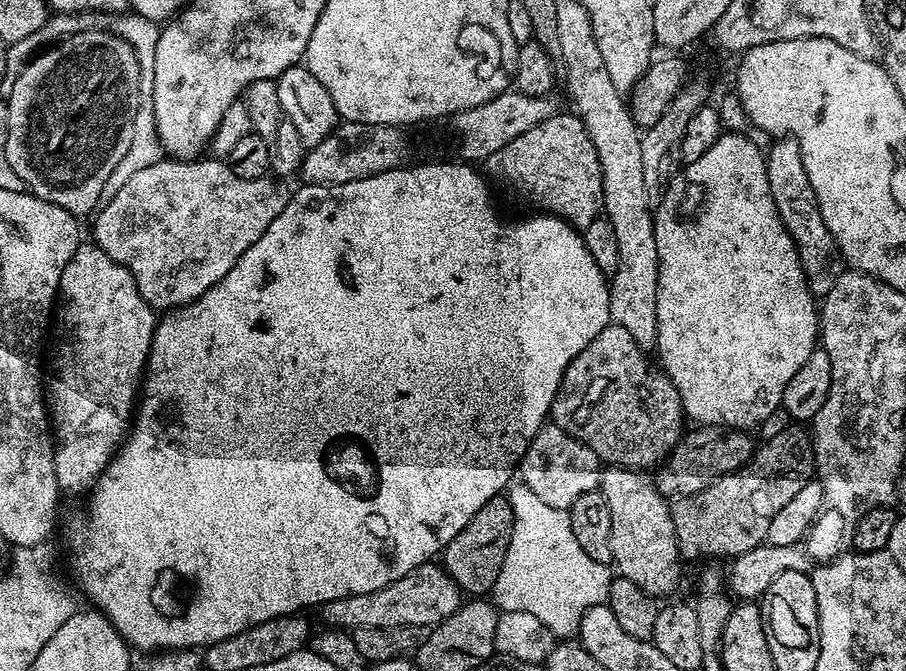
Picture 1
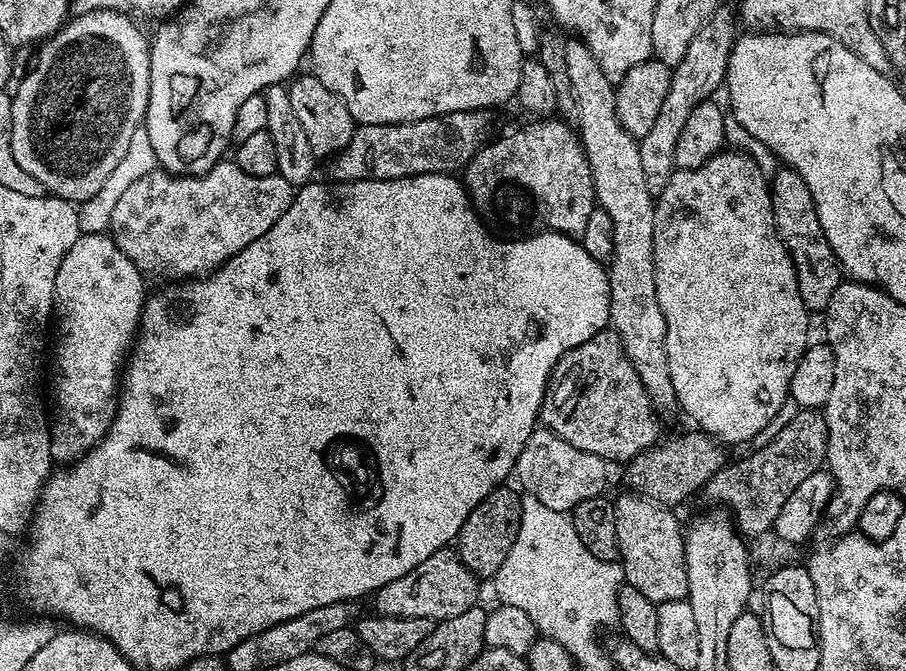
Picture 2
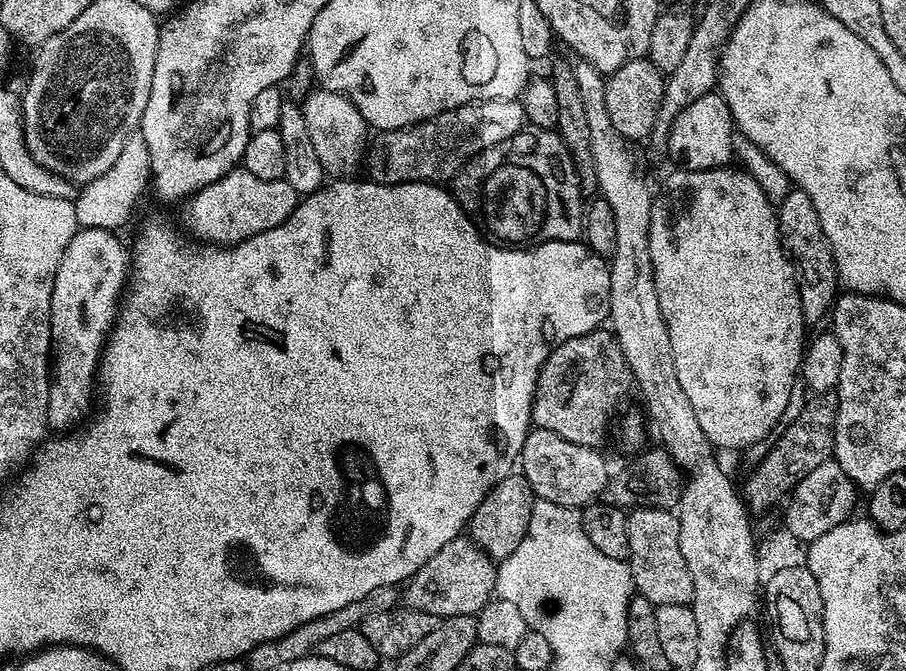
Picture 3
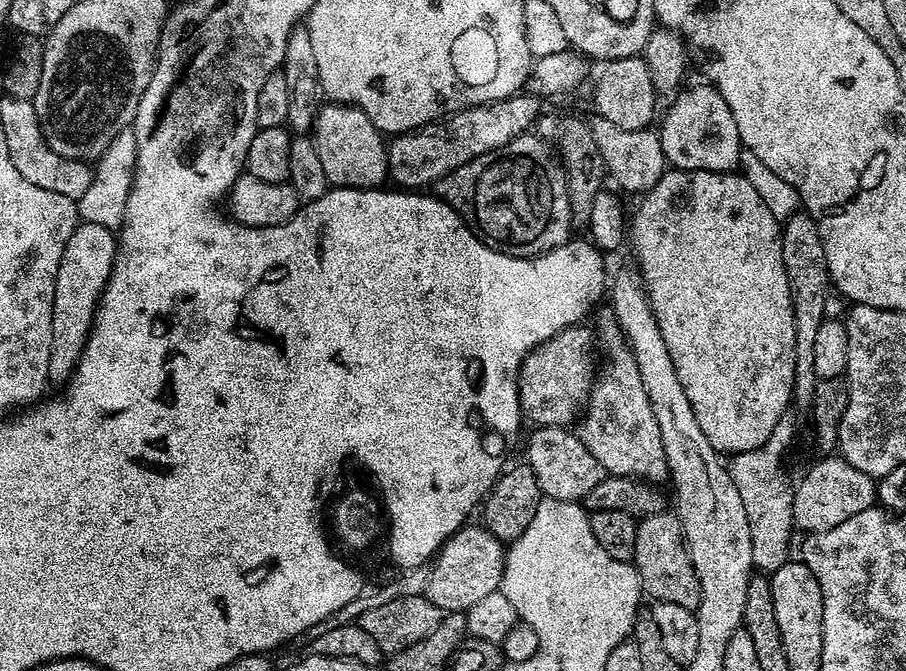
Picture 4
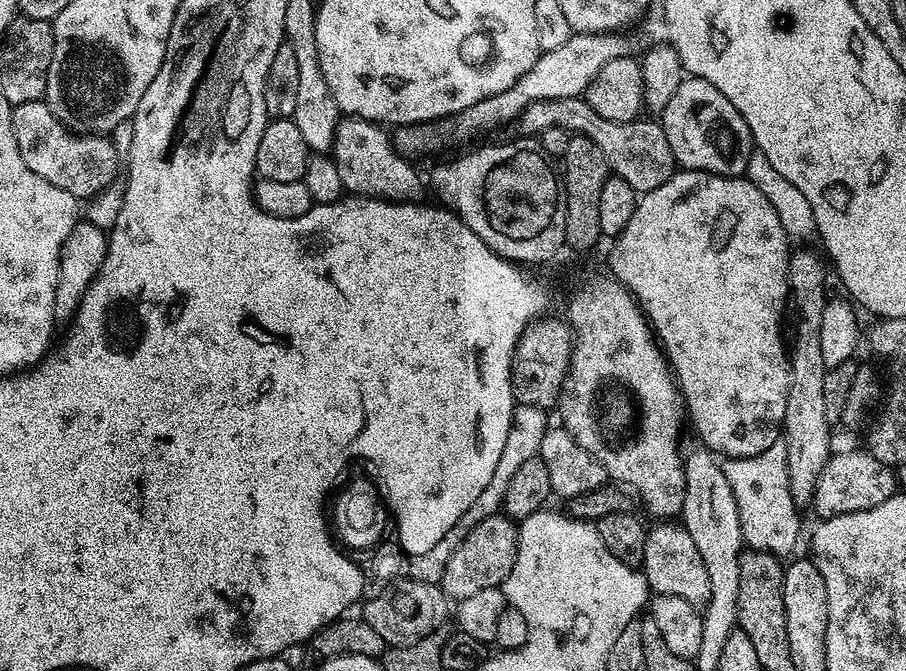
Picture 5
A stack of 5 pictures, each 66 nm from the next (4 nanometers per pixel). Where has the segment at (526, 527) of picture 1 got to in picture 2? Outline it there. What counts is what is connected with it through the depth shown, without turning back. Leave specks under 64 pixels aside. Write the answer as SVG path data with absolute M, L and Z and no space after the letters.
M525 495L520 502L520 525L518 526L518 534L514 538L514 542L510 546L510 550L506 554L506 562L502 562L502 566L498 570L498 574L494 577L494 584L496 584L496 596L500 604L509 604L510 606L518 606L530 618L537 633L543 628L592 628L593 634L597 637L601 635L604 628L608 628L617 623L618 612L618 594L622 584L625 583L624 572L621 565L617 561L602 561L590 554L586 550L586 546L582 544L575 526L572 524L571 515L559 512L558 510L550 510L549 507L542 505L536 501L532 496Z

